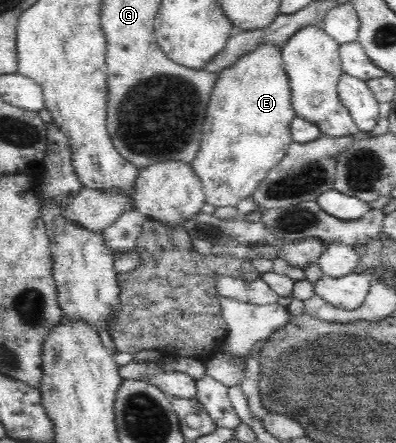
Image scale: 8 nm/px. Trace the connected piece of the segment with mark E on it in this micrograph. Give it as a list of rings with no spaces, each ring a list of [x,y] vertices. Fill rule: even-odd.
[[[263,44],[221,71],[203,126],[199,153],[191,164],[203,184],[207,204],[215,208],[237,206],[258,190],[293,143],[289,125],[297,117],[291,105],[281,48]]]

